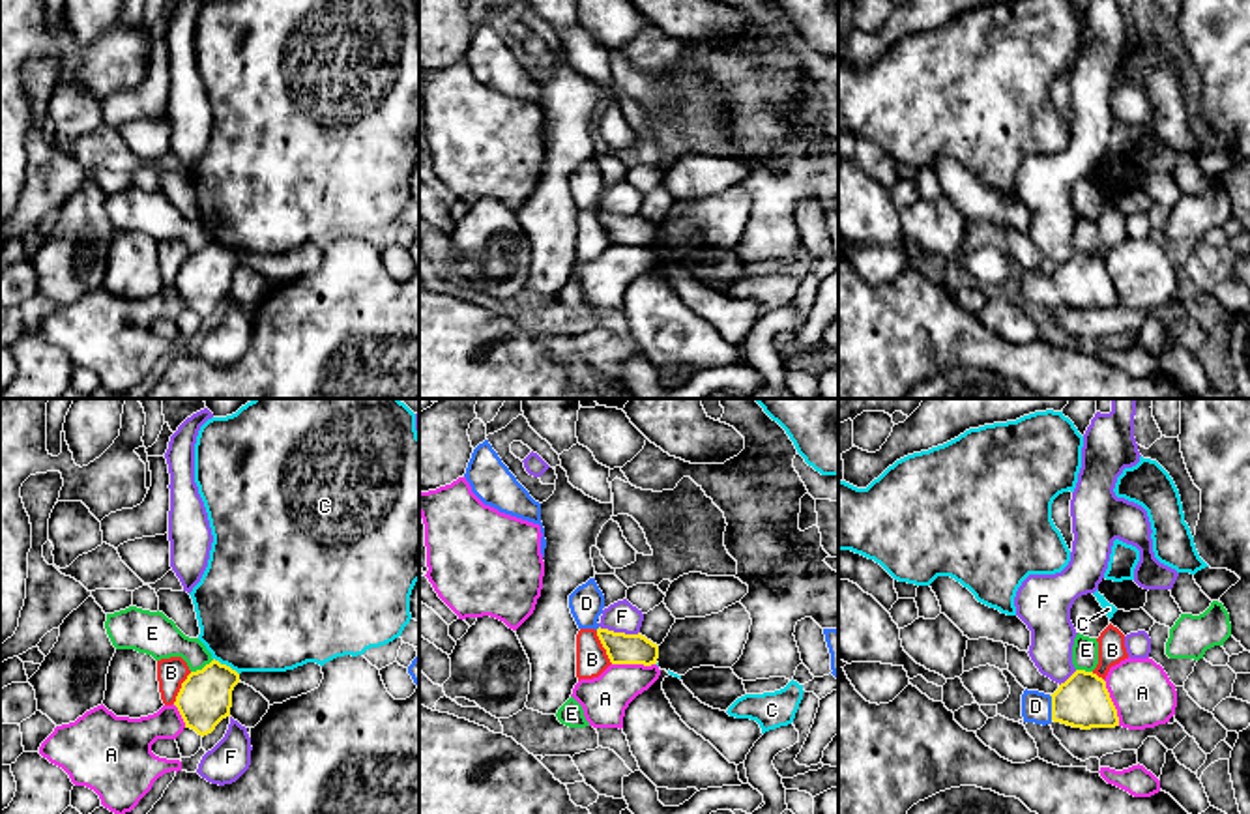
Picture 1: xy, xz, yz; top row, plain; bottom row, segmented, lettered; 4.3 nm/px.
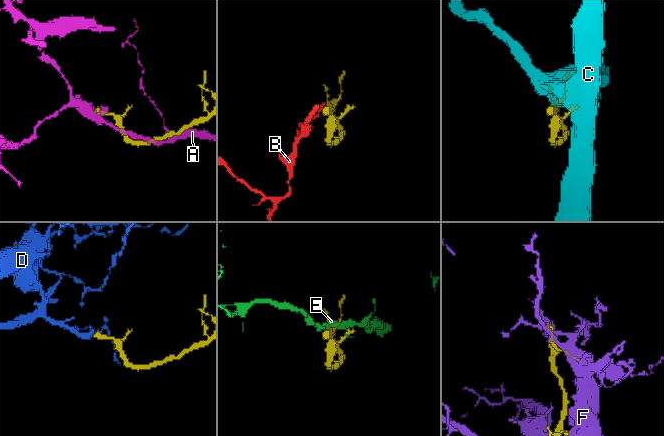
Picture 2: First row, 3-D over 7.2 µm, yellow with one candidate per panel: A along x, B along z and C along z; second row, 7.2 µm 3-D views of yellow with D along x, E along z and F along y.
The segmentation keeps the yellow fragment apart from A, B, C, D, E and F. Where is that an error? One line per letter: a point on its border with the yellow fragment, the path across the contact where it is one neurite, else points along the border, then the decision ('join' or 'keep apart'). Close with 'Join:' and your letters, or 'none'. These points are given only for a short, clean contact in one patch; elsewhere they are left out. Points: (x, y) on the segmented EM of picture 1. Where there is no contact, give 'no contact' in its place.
A: contact yz (1112, 702); keep apart
B: contact xz (603, 646); border xz (595, 631), (612, 663); keep apart
C: contact xy (225, 665); keep apart
D: contact yz (1052, 708); way yz (1082, 700), (1052, 708), (1035, 706); join
E: contact xy (204, 667); keep apart
F: contact xz (620, 633); keep apart
Join: D

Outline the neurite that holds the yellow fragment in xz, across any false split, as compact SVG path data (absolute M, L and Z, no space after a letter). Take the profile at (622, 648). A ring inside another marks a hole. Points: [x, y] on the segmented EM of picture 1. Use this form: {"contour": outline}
{"contour": "M597 629L597 636L612 664L657 664L659 646L638 634Z"}

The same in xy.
{"contour": "M215 659L202 670L191 672L174 702L185 728L202 737L211 734L223 719L230 717L232 690L238 683L240 674Z"}

